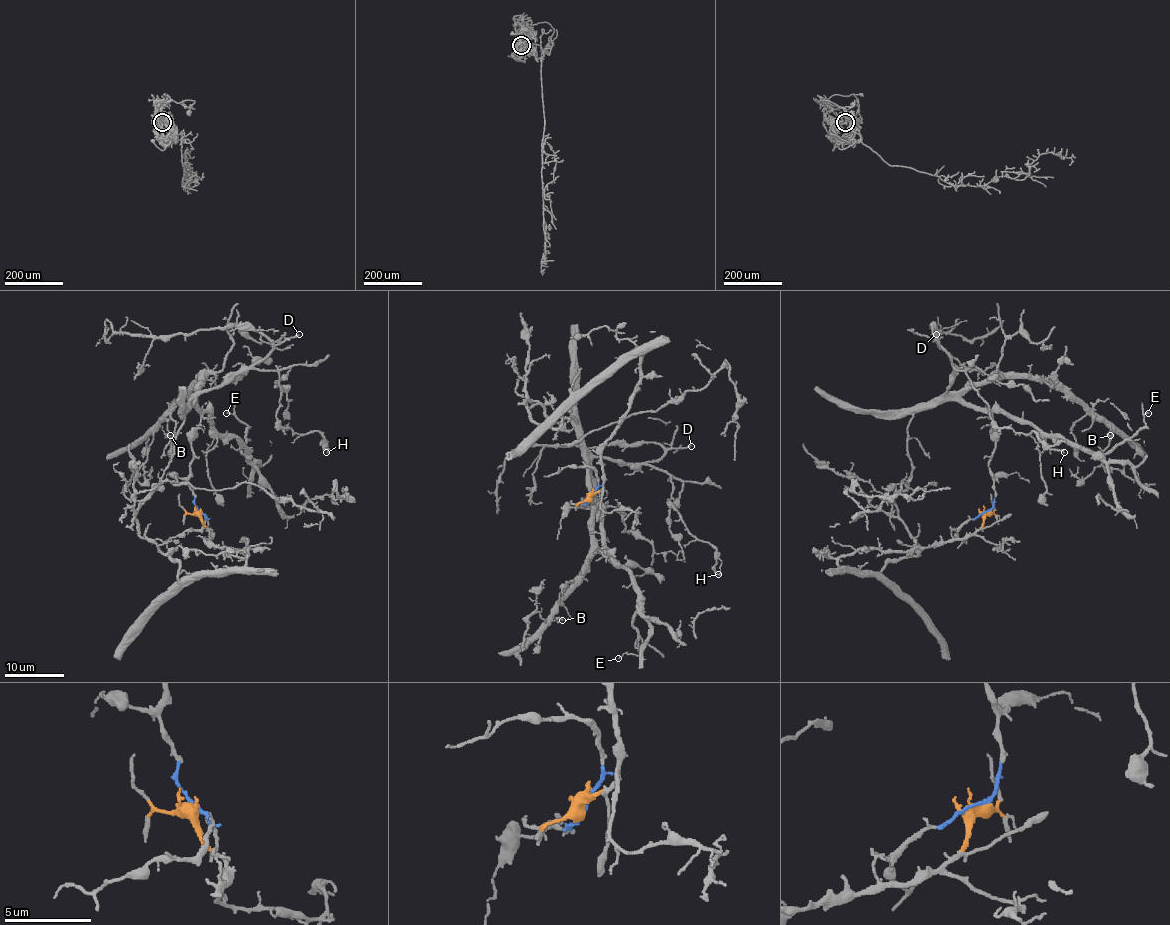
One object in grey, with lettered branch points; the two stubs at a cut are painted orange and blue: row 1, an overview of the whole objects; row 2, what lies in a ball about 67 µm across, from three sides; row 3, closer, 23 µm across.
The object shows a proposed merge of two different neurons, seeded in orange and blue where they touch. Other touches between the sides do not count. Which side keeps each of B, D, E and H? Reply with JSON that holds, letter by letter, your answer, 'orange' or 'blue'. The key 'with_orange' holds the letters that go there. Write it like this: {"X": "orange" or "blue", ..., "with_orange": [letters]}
{"B": "blue", "D": "blue", "E": "blue", "H": "blue", "with_orange": []}

